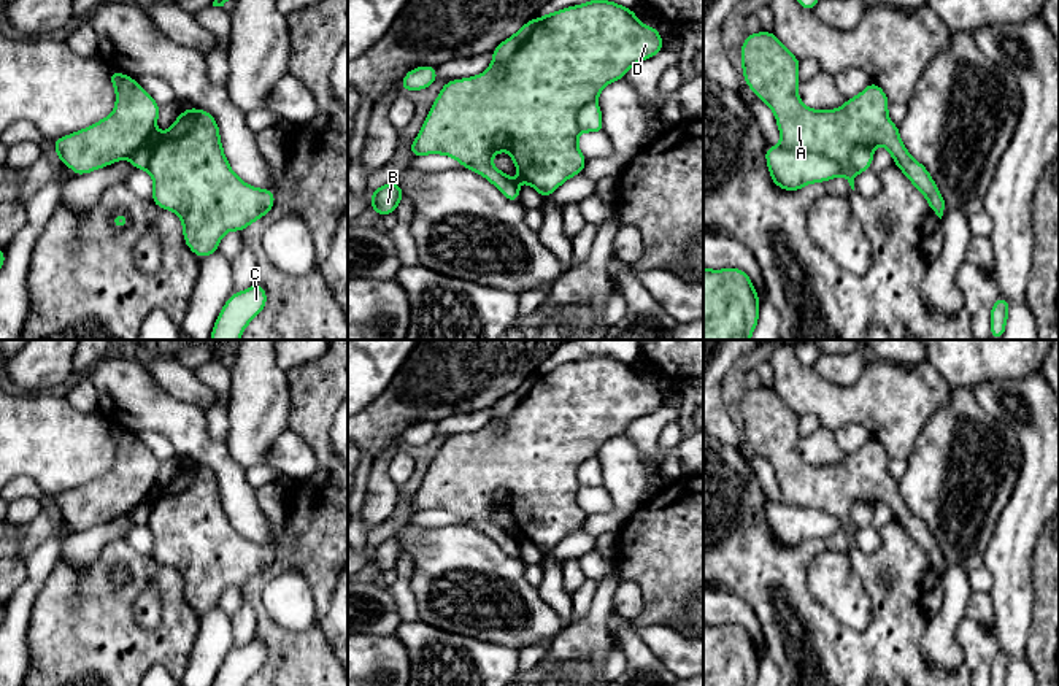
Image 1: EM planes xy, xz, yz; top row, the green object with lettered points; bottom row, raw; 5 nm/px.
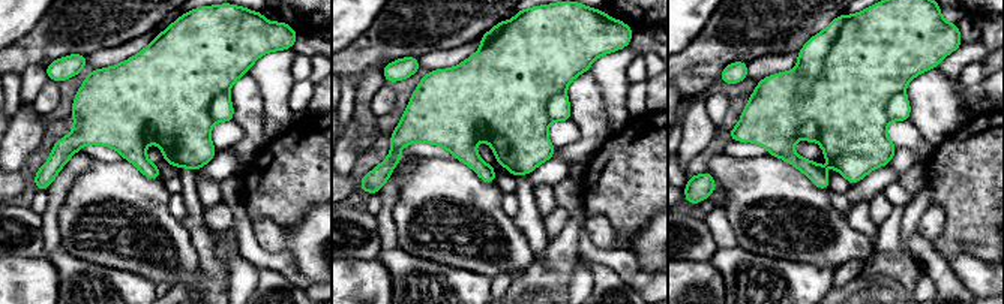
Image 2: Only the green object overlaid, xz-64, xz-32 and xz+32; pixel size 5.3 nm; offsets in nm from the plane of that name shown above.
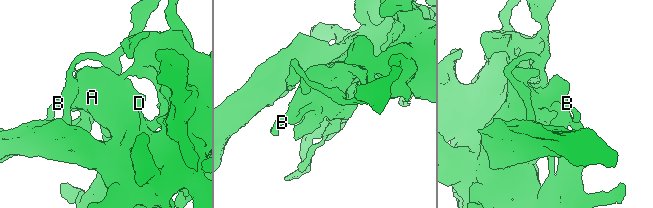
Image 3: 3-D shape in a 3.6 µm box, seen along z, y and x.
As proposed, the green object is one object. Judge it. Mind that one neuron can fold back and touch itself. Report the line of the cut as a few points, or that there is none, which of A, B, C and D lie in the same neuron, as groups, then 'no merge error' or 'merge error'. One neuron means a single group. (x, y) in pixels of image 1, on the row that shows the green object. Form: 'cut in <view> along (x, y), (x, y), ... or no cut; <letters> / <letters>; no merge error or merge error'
cut in yz along (780, 145), (789, 150), (824, 154), (839, 165), (842, 173); A B D / C; merge error

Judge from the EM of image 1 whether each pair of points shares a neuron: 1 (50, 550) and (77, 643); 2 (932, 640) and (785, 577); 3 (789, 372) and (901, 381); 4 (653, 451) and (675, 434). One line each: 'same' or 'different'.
1: different
2: different
3: same
4: different

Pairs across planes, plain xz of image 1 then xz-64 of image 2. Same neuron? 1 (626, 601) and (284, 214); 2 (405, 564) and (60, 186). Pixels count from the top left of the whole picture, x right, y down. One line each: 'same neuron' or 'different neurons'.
1: different neurons
2: same neuron

